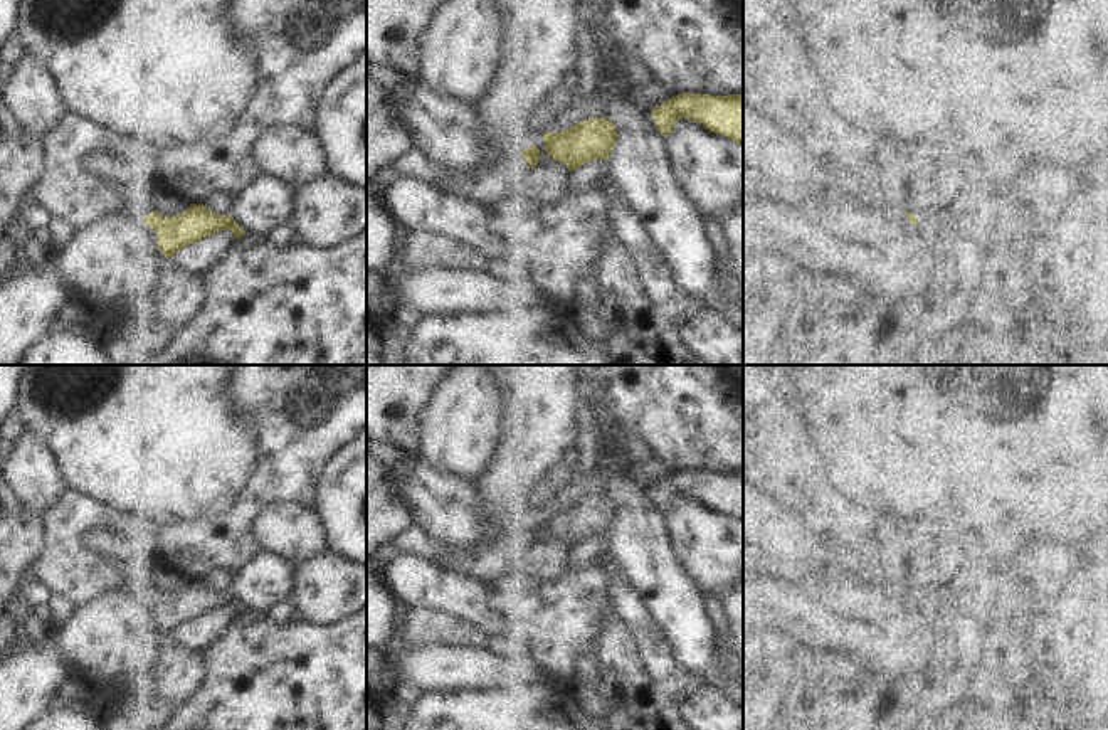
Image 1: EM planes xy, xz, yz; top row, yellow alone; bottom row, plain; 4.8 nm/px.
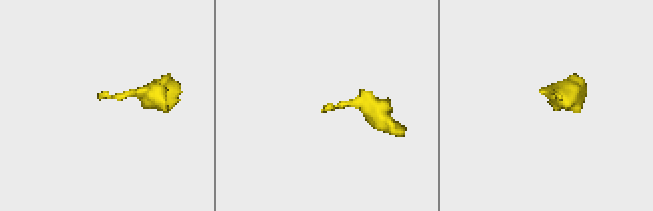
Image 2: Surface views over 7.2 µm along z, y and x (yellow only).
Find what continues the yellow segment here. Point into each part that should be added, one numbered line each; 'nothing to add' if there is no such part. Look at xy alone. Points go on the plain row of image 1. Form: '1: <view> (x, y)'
1: xy (137, 584)

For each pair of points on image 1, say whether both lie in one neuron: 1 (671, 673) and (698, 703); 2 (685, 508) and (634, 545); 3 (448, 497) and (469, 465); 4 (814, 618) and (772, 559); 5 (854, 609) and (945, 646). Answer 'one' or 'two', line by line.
1: one
2: two
3: two
4: two
5: one

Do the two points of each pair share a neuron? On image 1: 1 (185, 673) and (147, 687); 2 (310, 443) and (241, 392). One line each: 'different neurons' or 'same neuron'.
1: same neuron
2: same neuron

